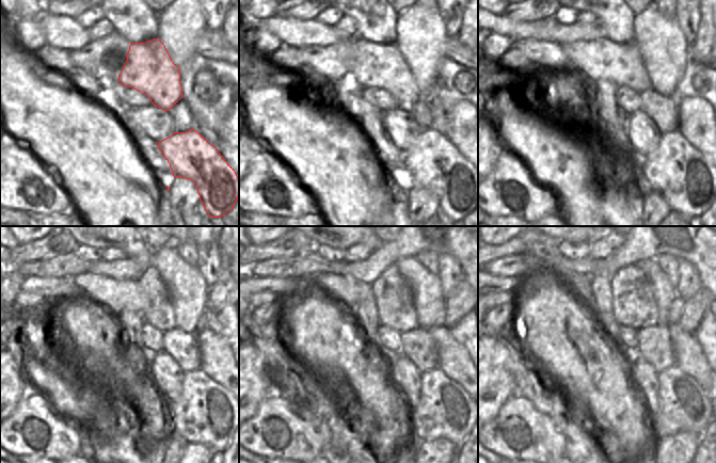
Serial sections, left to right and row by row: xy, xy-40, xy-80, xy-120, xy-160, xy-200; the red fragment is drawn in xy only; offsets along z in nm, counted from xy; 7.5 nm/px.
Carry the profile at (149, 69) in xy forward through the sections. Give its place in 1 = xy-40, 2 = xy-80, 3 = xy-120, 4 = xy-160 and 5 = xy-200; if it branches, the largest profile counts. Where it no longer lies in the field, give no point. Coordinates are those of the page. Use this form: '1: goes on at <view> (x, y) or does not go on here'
1: goes on at xy-40 (382, 66)
2: goes on at xy-80 (602, 59)
3: goes on at xy-120 (112, 296)
4: goes on at xy-160 (345, 290)
5: goes on at xy-200 (578, 286)

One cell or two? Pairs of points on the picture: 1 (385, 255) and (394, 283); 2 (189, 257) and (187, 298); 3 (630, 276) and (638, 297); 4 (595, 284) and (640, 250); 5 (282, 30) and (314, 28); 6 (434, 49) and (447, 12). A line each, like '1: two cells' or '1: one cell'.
1: two cells
2: two cells
3: one cell
4: two cells
5: one cell
6: two cells

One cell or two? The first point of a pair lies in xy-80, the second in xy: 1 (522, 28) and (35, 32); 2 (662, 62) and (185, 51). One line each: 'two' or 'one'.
1: two
2: one

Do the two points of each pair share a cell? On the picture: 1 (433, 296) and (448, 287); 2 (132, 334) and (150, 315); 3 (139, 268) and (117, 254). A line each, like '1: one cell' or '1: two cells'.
1: two cells
2: two cells
3: two cells

